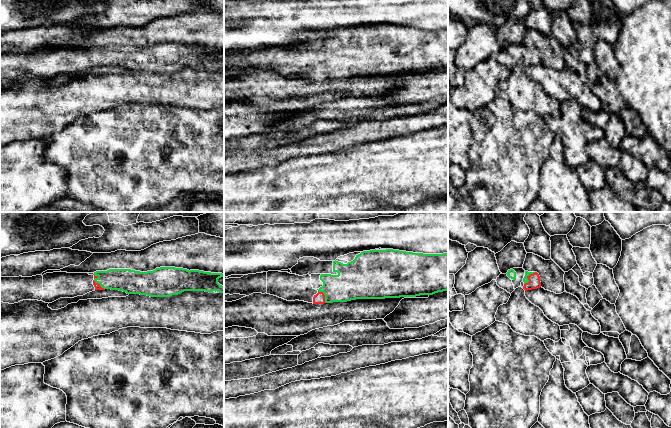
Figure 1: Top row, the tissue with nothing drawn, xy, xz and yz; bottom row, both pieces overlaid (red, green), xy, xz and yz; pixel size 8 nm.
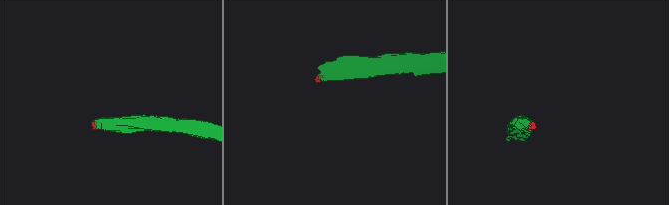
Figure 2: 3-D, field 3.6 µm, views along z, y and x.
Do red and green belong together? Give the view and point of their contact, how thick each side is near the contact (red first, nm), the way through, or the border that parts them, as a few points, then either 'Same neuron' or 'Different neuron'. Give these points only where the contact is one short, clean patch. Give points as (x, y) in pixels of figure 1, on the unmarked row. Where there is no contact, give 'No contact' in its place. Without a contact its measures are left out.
Touches red at yz (527, 53). Thickness 100 nm (red) against 50 nm. Same neuron

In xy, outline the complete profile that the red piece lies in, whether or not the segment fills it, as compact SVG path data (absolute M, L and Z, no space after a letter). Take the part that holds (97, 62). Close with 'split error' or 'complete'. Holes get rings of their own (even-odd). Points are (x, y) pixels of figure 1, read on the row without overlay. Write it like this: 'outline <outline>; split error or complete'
outline M160 43L153 47L140 48L131 45L109 45L107 47L96 47L93 51L88 49L67 49L67 48L53 48L32 53L0 53L0 78L14 80L23 76L38 76L45 79L52 79L60 74L74 74L83 72L95 66L119 66L127 70L140 70L150 73L170 73L178 71L184 67L205 67L224 69L224 62L218 59L218 55L224 53L222 49L211 49L199 46L187 46L175 43Z; split error

